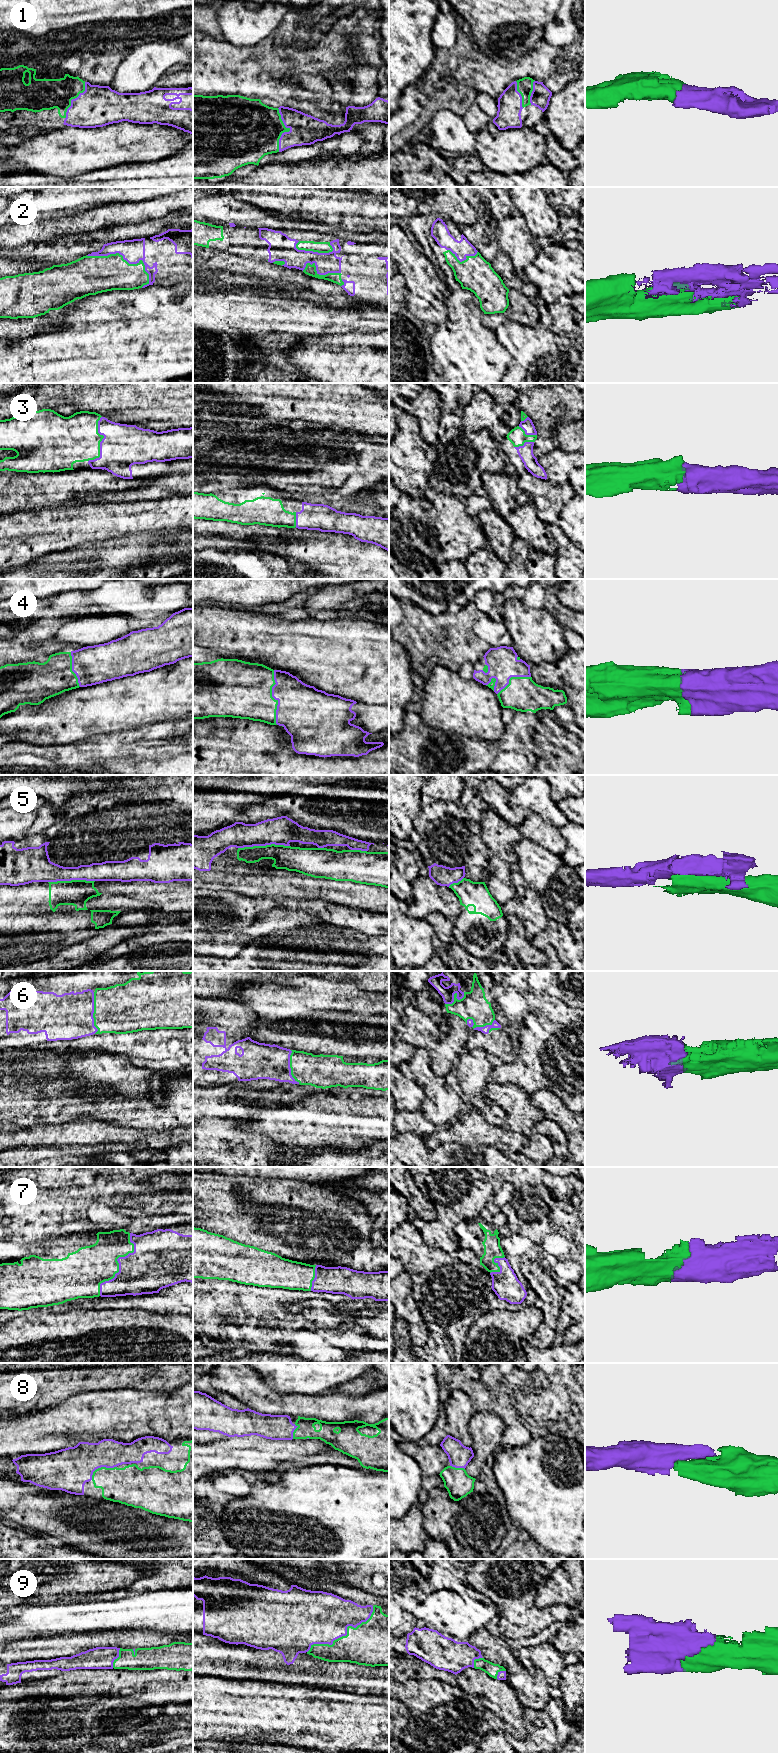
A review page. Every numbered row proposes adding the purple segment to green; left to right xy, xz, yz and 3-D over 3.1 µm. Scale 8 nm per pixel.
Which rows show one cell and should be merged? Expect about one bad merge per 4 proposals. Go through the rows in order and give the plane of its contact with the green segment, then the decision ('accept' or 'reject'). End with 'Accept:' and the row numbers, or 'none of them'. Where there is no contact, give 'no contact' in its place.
1: contact in xz; accept
2: contact in xy; accept
3: contact in xy; accept
4: contact in xz; accept
5: contact in xz; reject
6: contact in xy; accept
7: contact in xy; accept
8: contact in xy; accept
9: contact in xz; accept
Accept: 1, 2, 3, 4, 6, 7, 8, 9

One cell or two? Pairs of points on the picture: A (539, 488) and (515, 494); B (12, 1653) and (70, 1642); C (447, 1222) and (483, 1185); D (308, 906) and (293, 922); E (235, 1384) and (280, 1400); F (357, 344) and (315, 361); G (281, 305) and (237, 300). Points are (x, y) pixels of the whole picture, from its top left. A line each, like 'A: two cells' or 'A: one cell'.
A: two cells
B: one cell
C: one cell
D: two cells
E: one cell
F: one cell
G: one cell

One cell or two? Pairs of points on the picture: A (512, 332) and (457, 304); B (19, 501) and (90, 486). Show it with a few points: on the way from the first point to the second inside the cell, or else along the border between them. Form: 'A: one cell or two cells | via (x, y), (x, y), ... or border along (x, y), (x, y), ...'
A: two cells | border along (493, 330), (496, 339), (507, 350)
B: one cell | via (37, 501), (50, 499), (72, 486)

